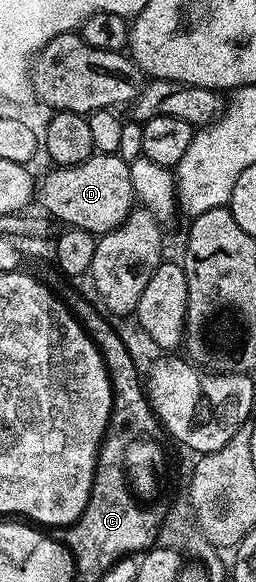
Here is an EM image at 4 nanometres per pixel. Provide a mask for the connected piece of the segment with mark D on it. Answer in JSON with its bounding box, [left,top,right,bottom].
[36,153,136,237]

